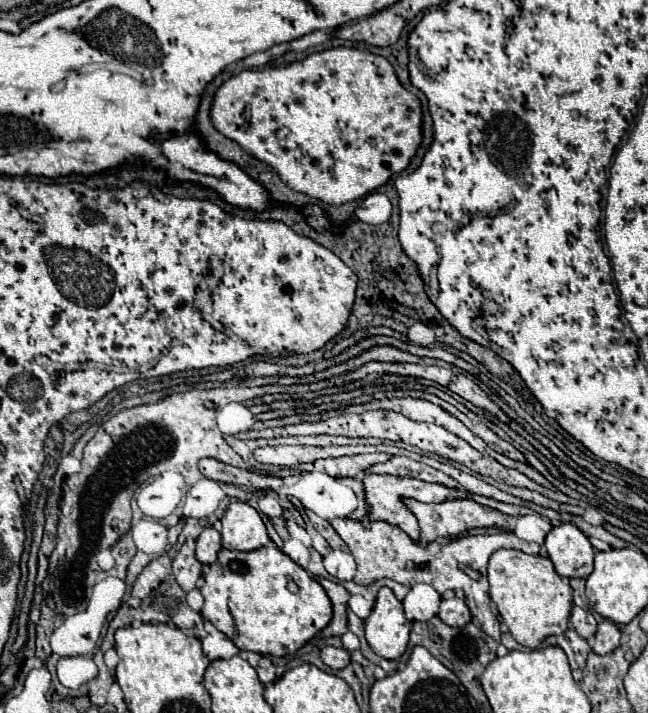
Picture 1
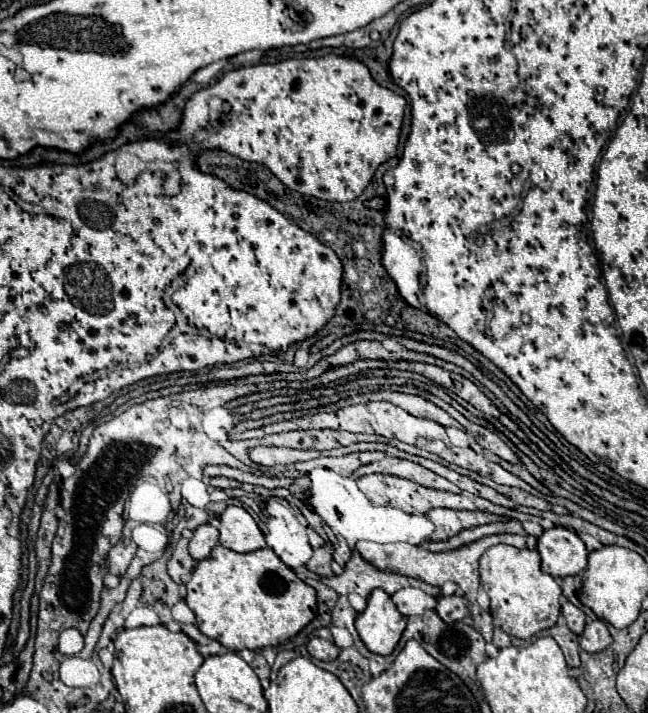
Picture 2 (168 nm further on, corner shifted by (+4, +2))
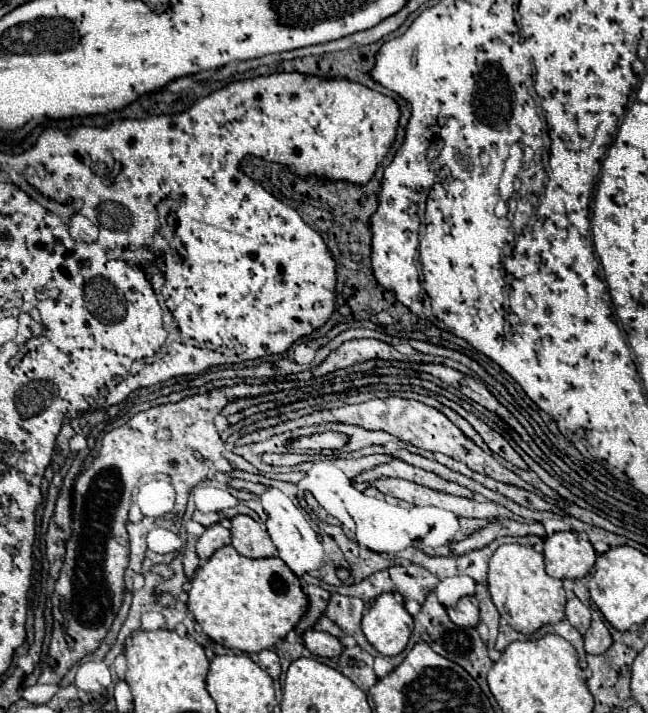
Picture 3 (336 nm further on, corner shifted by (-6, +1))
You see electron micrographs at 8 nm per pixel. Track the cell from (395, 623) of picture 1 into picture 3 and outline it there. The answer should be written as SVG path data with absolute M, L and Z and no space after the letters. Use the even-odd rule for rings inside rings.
M383 593L375 599L375 603L365 611L363 615L363 633L367 637L367 641L381 653L381 655L399 655L411 633L413 633L413 617L407 613L407 609L403 607L403 603L395 601L393 593Z

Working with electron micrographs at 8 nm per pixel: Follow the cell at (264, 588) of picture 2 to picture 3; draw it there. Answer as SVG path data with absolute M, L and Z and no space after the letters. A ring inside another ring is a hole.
M231 545L215 551L215 555L211 555L211 559L207 559L207 563L197 569L187 595L187 609L193 613L195 623L199 623L213 641L243 653L259 653L263 649L275 647L275 643L299 623L309 607L309 599L303 593L297 575L279 557L249 559L239 555Z

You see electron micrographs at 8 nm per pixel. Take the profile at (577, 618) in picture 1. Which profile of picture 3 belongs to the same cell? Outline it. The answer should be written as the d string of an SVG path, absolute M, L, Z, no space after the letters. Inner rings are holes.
M571 597L565 605L565 617L583 635L591 623L591 609L585 603L581 603L577 597Z

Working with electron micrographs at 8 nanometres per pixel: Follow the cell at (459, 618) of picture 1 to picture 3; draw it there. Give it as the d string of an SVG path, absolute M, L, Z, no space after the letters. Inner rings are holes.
M461 597L457 605L447 607L449 619L459 627L475 627L479 621L479 607L473 597Z

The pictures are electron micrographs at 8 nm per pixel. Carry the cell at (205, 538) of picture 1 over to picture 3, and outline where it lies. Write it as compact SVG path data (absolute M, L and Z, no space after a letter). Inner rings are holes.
M215 523L205 529L205 533L197 541L197 555L207 561L219 547L231 545L231 533L221 523Z

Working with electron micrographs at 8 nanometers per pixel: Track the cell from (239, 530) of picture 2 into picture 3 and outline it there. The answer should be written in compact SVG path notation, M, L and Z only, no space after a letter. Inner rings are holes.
M237 515L231 519L231 535L233 547L237 553L251 557L251 559L265 559L277 557L277 549L267 535L267 529L247 515Z

